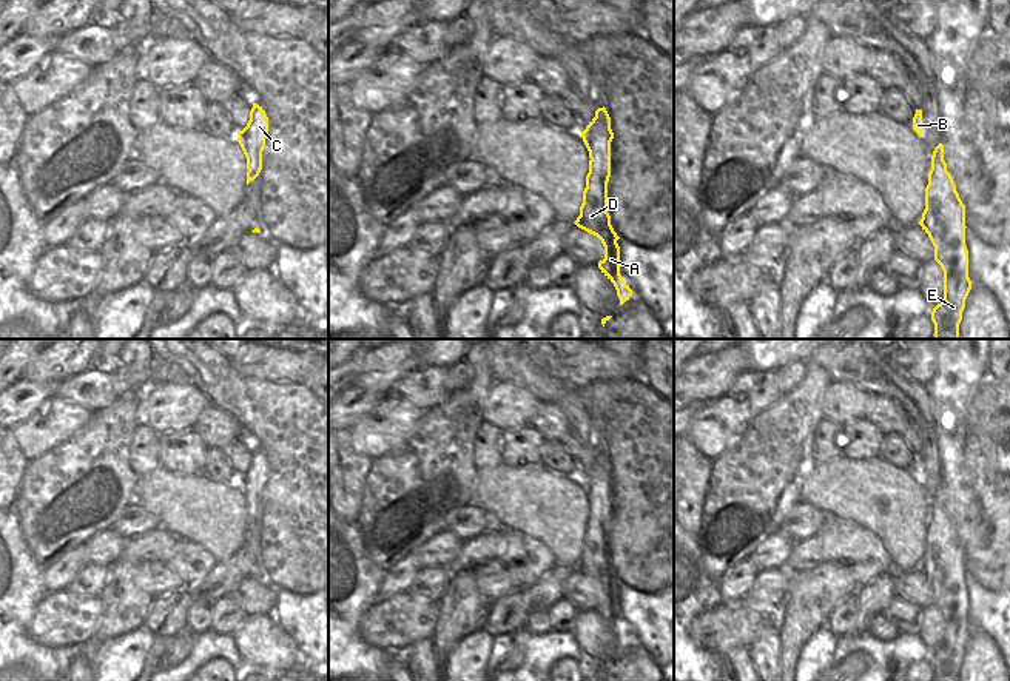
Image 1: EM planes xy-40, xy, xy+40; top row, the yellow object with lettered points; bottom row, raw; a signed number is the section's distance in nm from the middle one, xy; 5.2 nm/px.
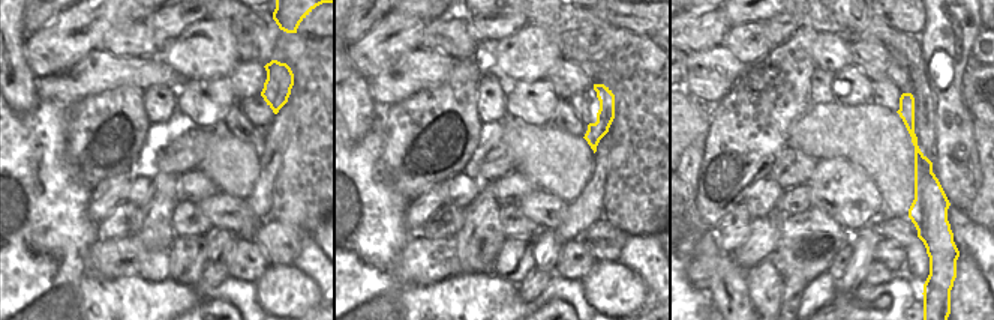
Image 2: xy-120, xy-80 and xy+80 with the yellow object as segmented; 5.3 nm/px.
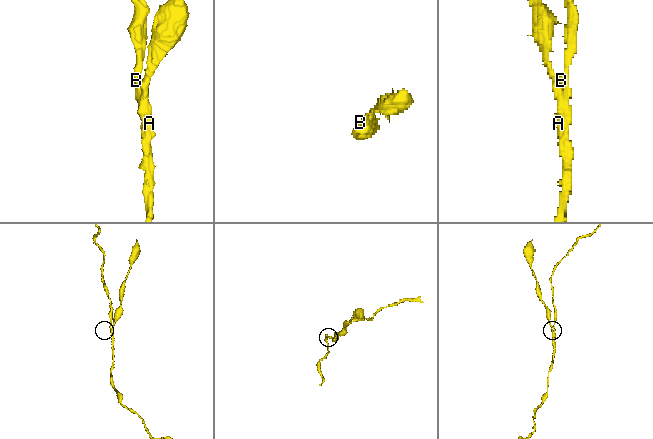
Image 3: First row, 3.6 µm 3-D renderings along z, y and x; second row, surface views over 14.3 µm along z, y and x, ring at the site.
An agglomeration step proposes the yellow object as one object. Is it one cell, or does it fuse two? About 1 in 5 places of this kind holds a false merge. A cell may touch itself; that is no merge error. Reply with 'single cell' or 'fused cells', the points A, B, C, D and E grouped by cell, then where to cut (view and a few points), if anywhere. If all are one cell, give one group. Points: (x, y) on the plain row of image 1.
fused cells | A B D E / C | xy+40 (933, 499), (938, 510), (950, 523)

